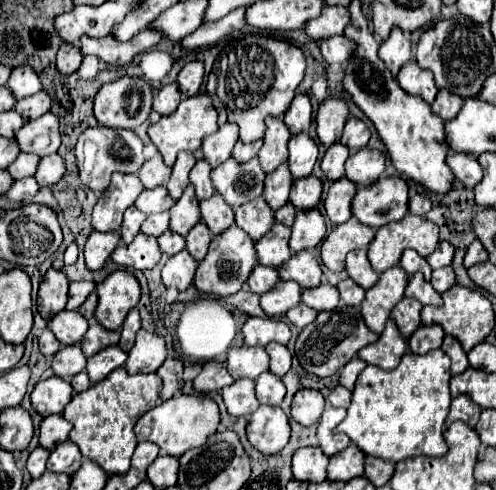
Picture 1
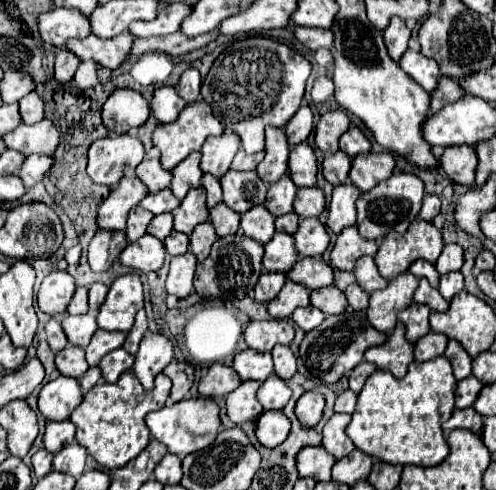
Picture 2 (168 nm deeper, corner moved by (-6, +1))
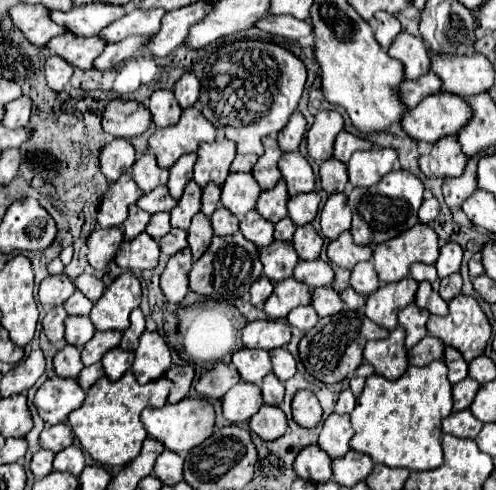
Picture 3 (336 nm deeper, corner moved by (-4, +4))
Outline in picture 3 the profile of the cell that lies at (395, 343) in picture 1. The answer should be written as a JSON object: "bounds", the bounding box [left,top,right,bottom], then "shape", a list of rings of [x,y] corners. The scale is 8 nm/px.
{"bounds":[364,326,408,380],"shape":[[[398,326],[390,332],[384,340],[368,342],[364,348],[364,360],[374,366],[374,370],[388,378],[396,380],[400,378],[408,368],[408,356],[404,346],[404,328]]]}

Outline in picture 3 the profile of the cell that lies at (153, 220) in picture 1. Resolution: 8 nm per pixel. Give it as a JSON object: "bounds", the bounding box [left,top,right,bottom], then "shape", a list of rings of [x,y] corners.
{"bounds":[146,212,172,240],"shape":[[[158,212],[158,214],[152,214],[146,232],[148,232],[154,240],[160,240],[164,234],[170,232],[170,228],[172,228],[172,226],[170,226],[170,212]]]}

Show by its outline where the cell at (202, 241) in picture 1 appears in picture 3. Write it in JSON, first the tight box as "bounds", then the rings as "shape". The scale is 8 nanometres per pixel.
{"bounds":[188,212,212,260],"shape":[[[198,212],[188,228],[188,246],[192,250],[194,260],[198,260],[206,252],[206,248],[210,246],[210,238],[212,238],[212,224],[208,216]]]}

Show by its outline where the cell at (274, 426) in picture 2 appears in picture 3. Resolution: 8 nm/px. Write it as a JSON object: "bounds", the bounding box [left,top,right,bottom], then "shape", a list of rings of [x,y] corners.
{"bounds":[250,404,288,440],"shape":[[[262,404],[262,408],[250,418],[250,428],[262,440],[278,440],[288,428],[286,414],[276,406]]]}

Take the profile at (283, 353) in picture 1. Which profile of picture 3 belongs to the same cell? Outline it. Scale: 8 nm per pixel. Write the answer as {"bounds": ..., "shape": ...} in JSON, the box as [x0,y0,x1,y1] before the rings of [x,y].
{"bounds":[270,348,296,382],"shape":[[[276,348],[270,350],[270,358],[272,358],[272,366],[274,366],[274,374],[284,382],[288,378],[292,378],[296,374],[296,360],[294,356],[286,350],[286,348]]]}

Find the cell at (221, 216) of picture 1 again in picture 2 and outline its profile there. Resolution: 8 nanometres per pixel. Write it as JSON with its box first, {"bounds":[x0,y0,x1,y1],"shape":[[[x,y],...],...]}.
{"bounds":[210,203,240,237],"shape":[[[218,203],[210,209],[210,223],[214,225],[218,237],[226,237],[230,233],[234,235],[240,225],[240,215],[236,215],[236,211],[230,211],[230,207],[224,203]]]}

